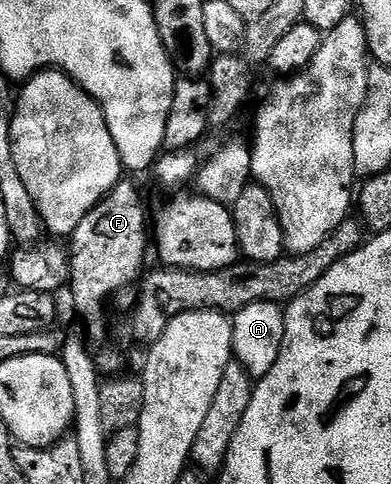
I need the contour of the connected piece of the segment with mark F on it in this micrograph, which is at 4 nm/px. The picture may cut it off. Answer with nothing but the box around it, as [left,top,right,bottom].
[69,178,148,336]

